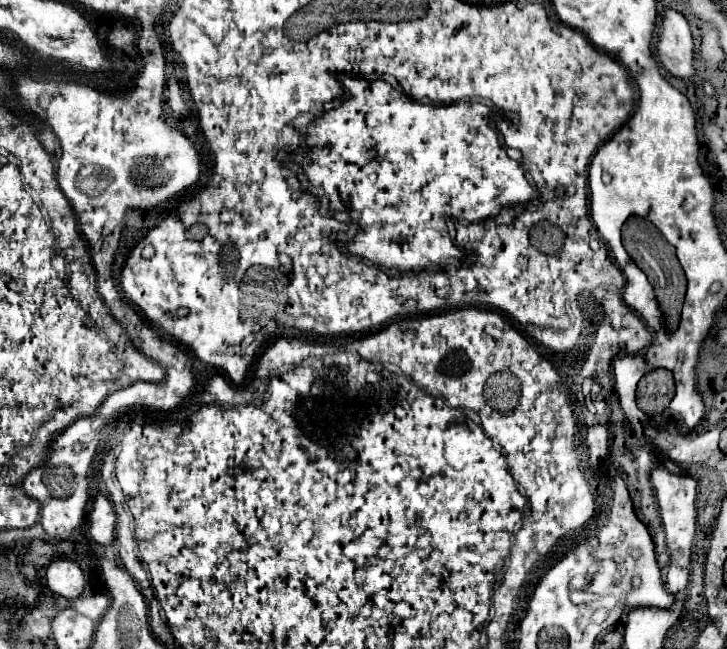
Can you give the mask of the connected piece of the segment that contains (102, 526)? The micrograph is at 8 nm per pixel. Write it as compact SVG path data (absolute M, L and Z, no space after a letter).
M98 494L90 512L90 536L98 544L110 546L114 542L114 528L116 528L116 512L110 500Z

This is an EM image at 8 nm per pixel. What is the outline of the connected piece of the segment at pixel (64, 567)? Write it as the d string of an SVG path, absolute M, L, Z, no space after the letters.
M56 560L50 564L48 572L48 588L56 592L58 596L64 596L68 600L74 600L84 590L84 576L82 568L74 560Z

